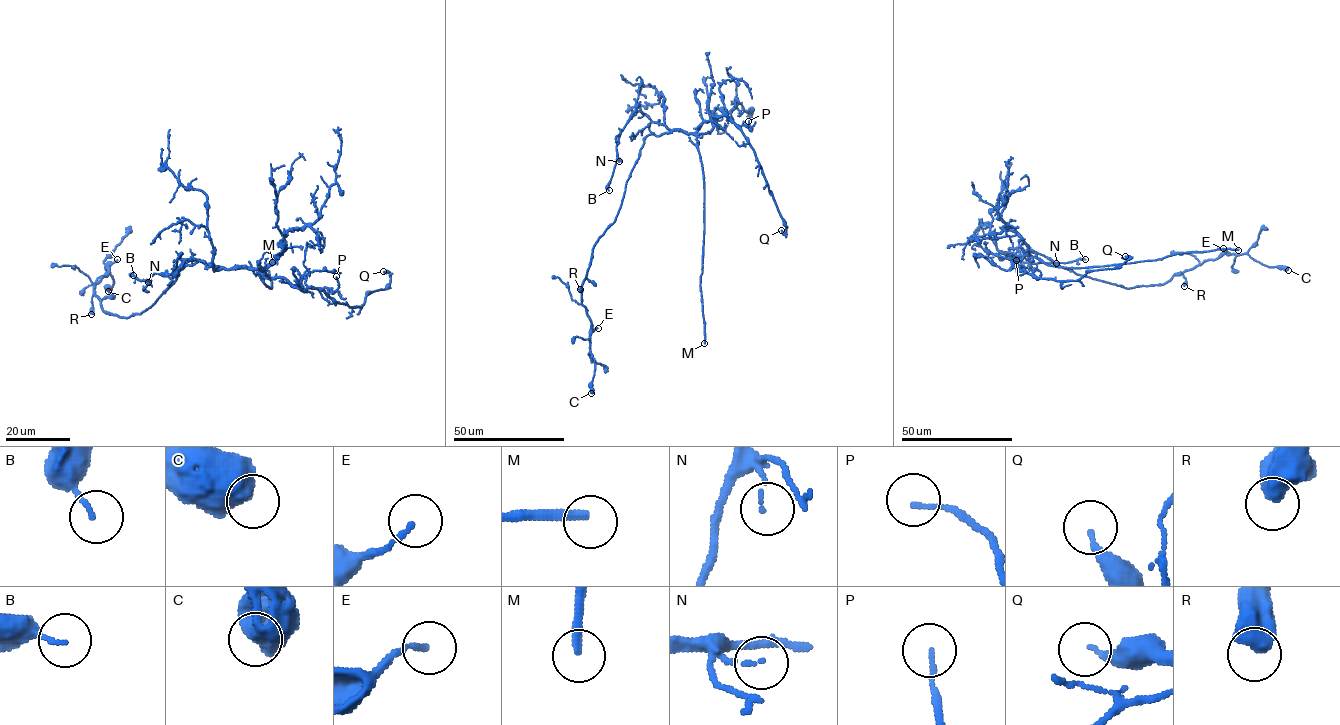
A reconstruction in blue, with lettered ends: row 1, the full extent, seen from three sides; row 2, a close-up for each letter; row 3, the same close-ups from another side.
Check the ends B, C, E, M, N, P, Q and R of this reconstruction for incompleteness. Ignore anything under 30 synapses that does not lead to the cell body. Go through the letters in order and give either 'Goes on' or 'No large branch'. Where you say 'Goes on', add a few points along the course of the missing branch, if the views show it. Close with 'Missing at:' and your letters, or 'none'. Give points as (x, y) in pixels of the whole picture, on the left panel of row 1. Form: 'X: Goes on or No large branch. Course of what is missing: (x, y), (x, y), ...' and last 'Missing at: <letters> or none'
B: No large branch
C: No large branch
E: No large branch
M: Goes on. Course of what is missing: (272, 262), (328, 325)
N: No large branch
P: No large branch
Q: No large branch
R: No large branch
Missing at: M

